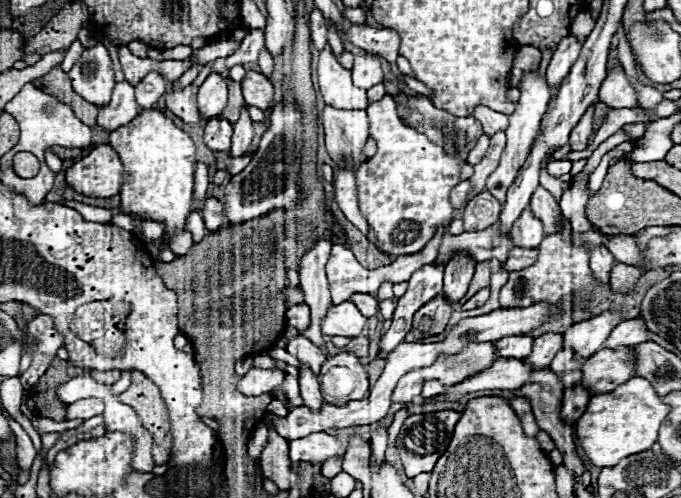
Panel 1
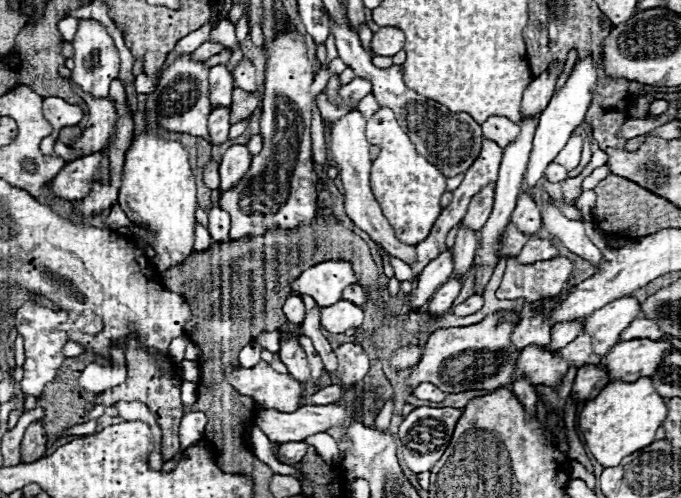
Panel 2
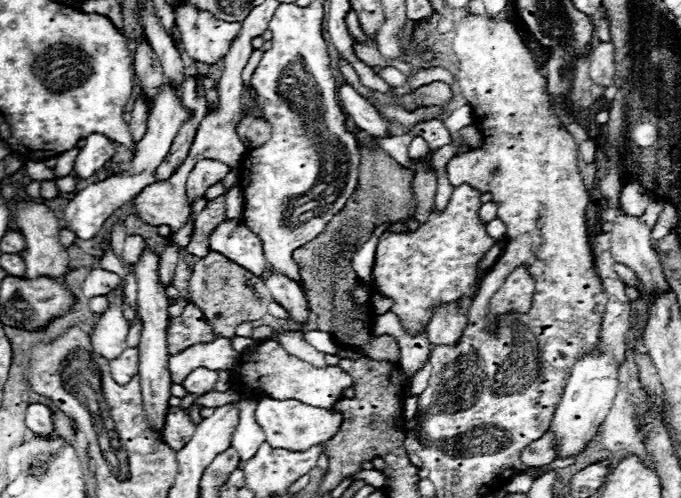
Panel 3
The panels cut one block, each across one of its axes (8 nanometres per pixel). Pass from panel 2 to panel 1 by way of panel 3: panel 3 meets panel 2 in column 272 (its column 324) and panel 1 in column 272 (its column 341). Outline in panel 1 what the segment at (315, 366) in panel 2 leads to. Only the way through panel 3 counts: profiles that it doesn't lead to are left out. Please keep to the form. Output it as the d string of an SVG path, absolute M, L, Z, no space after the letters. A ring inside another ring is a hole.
M252 368L240 382L238 382L238 390L244 390L250 396L260 396L260 394L272 394L276 400L284 402L290 412L294 406L288 402L288 398L280 392L282 386L282 372L274 370L274 368Z

